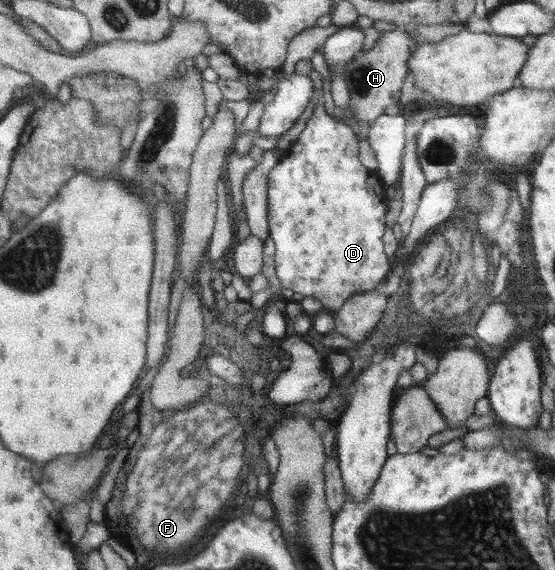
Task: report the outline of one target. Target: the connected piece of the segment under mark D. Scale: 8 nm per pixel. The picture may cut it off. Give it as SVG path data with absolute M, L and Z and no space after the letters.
M319 101L296 141L285 150L285 155L281 155L282 157L278 162L278 165L275 165L270 173L268 173L268 200L270 200L269 230L271 231L270 237L275 241L277 247L275 256L277 276L281 279L284 288L290 289L290 291L298 293L298 295L302 295L304 298L314 298L316 301L319 301L322 306L327 307L332 311L340 309L341 305L344 304L350 296L377 288L390 273L390 259L388 259L384 254L384 251L382 251L382 231L384 231L388 201L386 198L378 197L378 193L374 193L372 187L366 184L368 177L370 177L370 173L368 173L368 170L360 164L358 158L356 158L358 157L357 141L356 130L353 125L337 116L328 116L324 112L322 102Z

